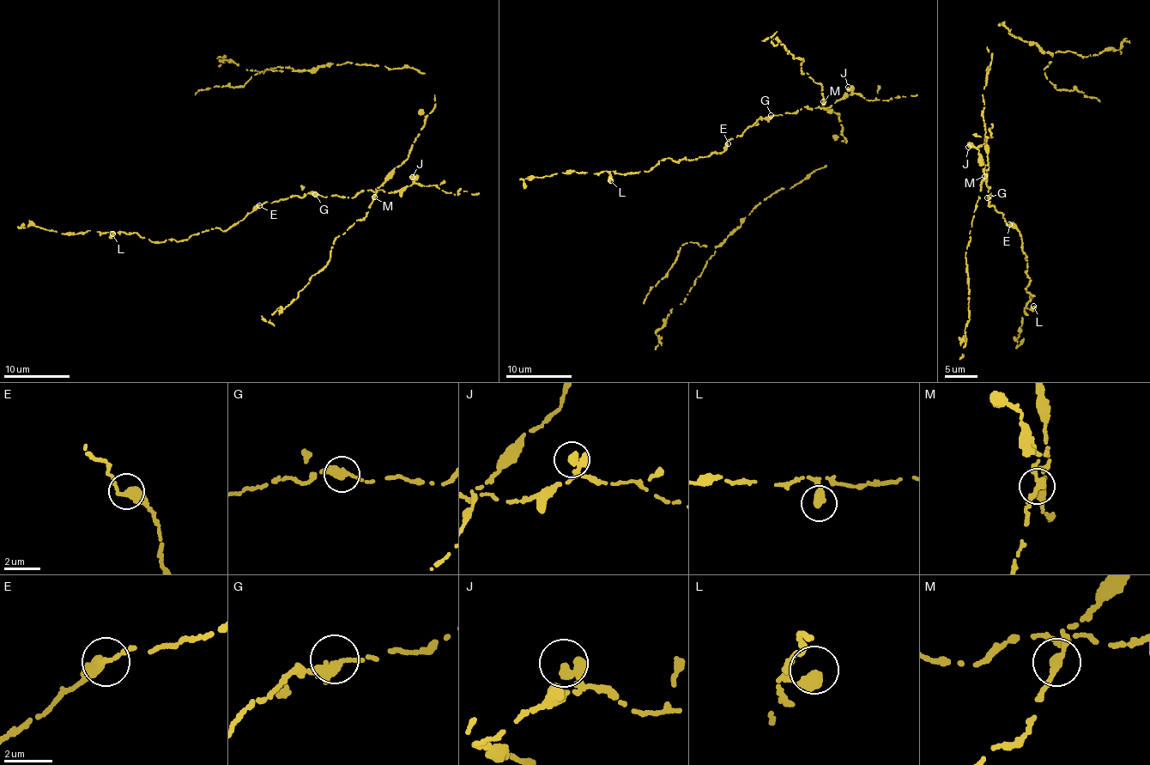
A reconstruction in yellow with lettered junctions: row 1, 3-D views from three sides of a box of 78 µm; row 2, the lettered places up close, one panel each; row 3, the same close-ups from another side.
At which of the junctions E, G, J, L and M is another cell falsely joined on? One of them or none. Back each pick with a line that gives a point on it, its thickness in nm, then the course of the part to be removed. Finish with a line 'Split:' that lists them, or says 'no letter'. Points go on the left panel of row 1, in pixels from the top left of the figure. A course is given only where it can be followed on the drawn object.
M: at (374, 197); 320 nm thick
Split: M

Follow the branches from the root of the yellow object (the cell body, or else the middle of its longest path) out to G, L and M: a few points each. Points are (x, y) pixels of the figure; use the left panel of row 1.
G: (390, 177), (379, 191), (362, 189), (354, 197), (315, 194)
L: (390, 177), (379, 191), (354, 197), (310, 192), (264, 202), (226, 230), (178, 241), (112, 233)
M: (390, 177), (379, 191), (375, 189), (373, 197)

